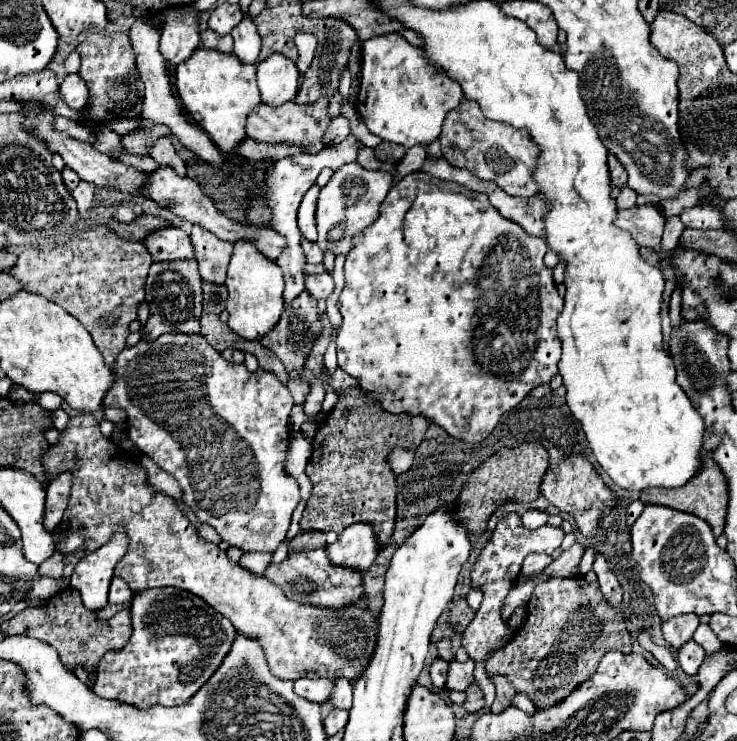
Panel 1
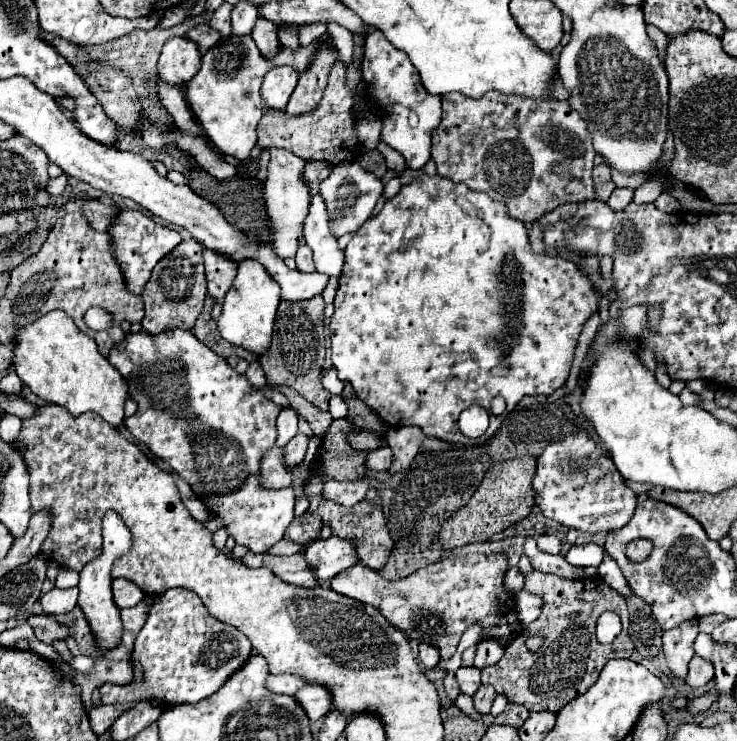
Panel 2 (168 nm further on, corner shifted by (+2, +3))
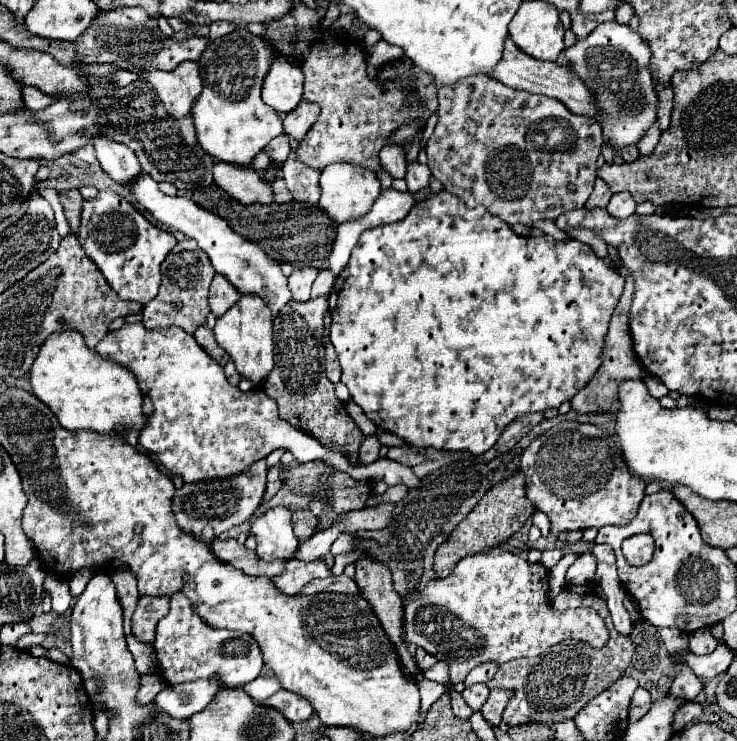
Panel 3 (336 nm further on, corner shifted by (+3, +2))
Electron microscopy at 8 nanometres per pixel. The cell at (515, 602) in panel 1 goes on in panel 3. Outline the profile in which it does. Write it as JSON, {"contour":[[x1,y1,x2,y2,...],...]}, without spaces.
{"contour":[[438,661,437,665,433,665,427,673,425,673,425,677,427,679,431,679,431,681,437,681,437,683,443,683,443,685,447,685,449,683,449,667,445,661]]}

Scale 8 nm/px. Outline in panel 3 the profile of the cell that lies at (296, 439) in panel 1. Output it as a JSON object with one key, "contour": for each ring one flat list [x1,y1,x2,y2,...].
{"contour":[[261,459,249,471,237,477,185,483,181,489,175,491,173,497,173,513,177,517,179,527,185,529,187,533,193,533,195,537,201,537,201,541,211,543,217,535,247,521,255,513,255,509,263,503,265,477,267,477,267,465,265,459]]}

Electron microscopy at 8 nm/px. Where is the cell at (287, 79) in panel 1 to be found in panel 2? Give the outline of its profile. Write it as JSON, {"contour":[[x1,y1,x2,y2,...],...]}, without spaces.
{"contour":[[278,66,268,70,262,82,262,98,274,110,284,110,290,94,298,84,298,72,292,66]]}

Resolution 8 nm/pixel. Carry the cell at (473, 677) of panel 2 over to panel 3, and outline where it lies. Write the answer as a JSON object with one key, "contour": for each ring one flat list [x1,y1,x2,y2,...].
{"contour":[[477,683,477,685,465,687,465,691,463,691,461,695,463,695,463,699,467,701,467,705,469,705,473,711,477,711,477,709,481,709,481,705,485,703,485,699,487,699,487,695,489,695,489,689,487,689,487,685]]}

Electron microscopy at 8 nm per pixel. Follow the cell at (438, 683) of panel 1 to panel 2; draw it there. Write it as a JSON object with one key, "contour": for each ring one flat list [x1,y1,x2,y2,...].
{"contour":[[446,674,446,678,444,678,444,690,446,690,446,694,448,694,448,698,452,702,458,698,460,688,458,688,458,682,456,682,456,676,454,674]]}

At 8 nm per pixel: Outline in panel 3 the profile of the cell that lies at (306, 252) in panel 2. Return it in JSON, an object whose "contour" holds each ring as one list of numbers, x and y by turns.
{"contour":[[301,267,295,269,289,277,289,287,293,291,293,299,297,301,309,301,309,293,311,293,311,283,315,281,319,269,315,267]]}

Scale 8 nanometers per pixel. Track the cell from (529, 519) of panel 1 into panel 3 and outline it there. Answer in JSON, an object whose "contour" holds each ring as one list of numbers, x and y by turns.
{"contour":[[583,551,581,557,567,569,567,585,585,585,595,577,595,559,591,553]]}

